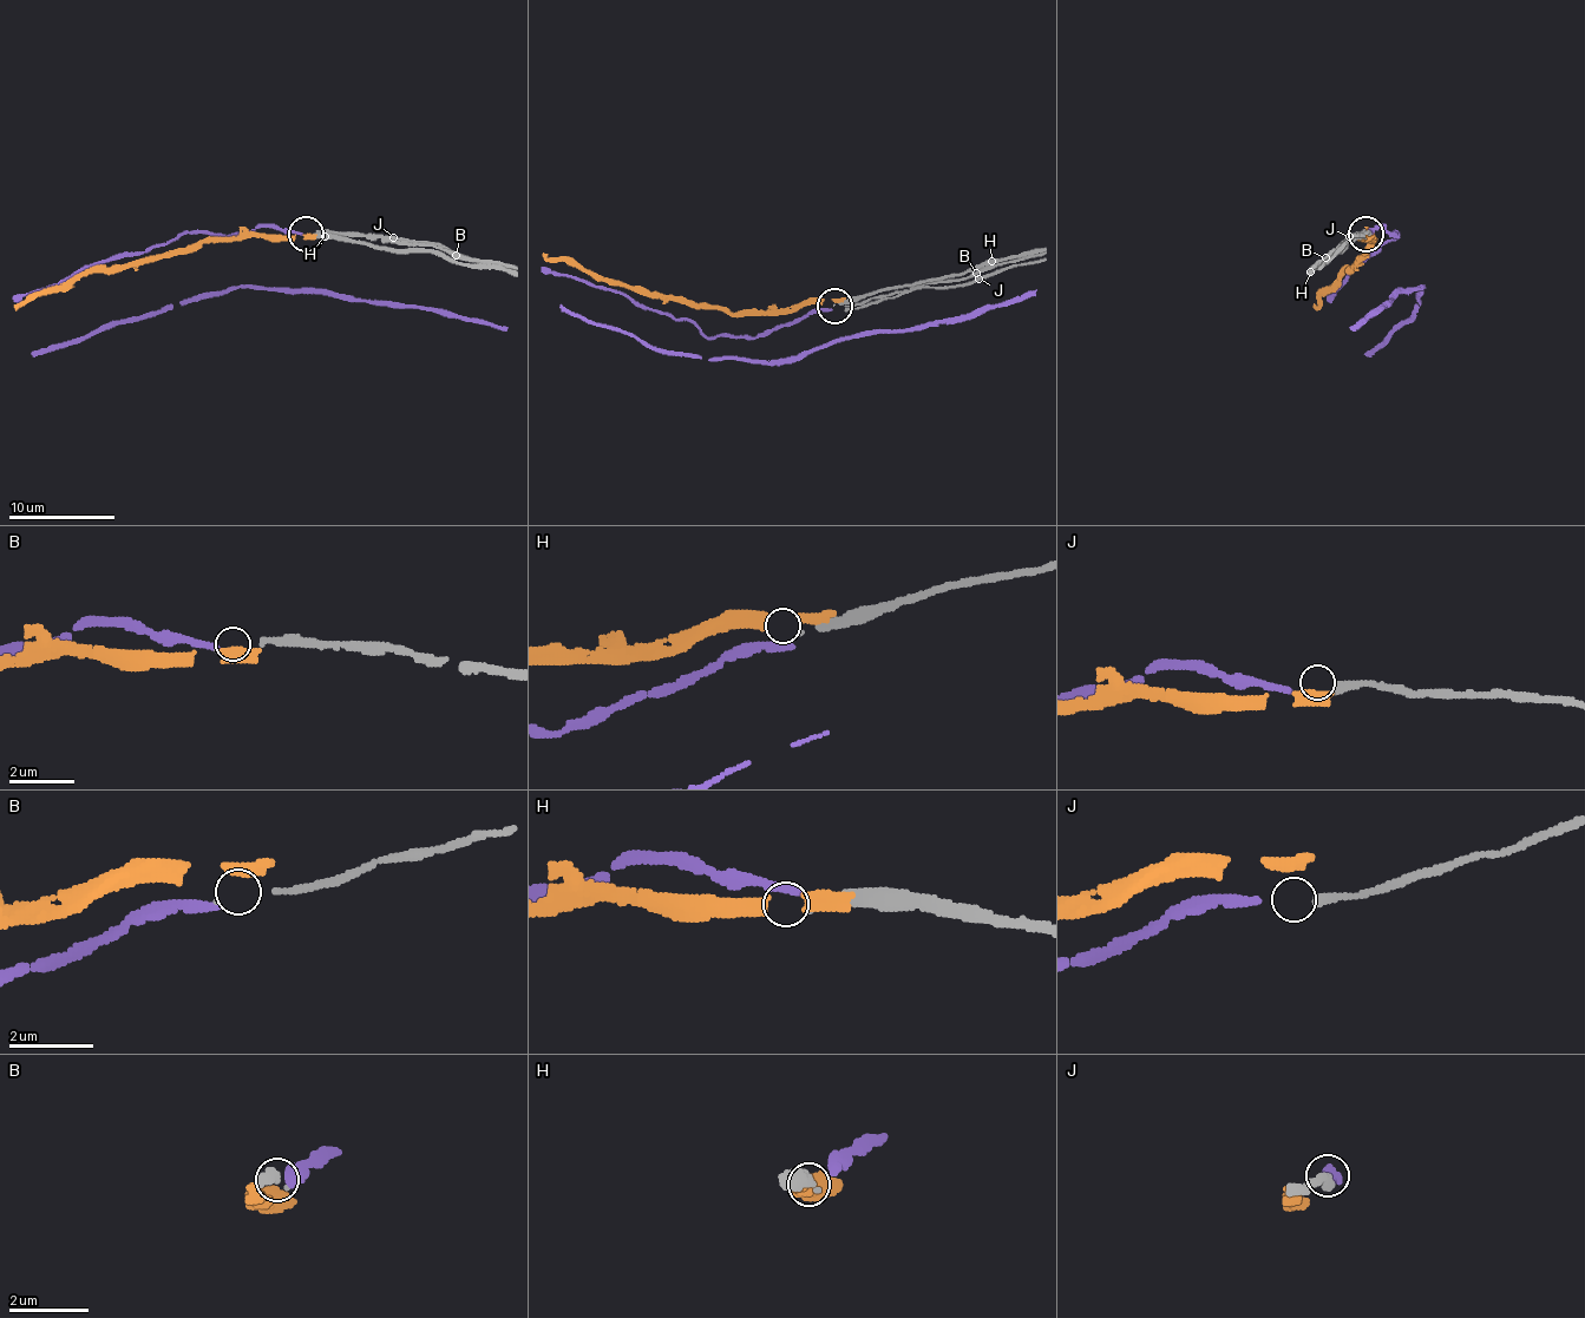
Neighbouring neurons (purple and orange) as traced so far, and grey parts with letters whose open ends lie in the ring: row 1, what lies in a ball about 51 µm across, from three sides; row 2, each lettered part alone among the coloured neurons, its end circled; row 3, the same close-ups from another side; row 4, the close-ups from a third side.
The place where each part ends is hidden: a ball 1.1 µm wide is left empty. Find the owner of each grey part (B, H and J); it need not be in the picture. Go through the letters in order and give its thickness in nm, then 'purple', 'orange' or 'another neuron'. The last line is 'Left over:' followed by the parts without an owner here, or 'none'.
B: calibre 20 nm; purple
H: calibre 160 nm; another neuron
J: calibre 200 nm; another neuron
Left over: H, J

